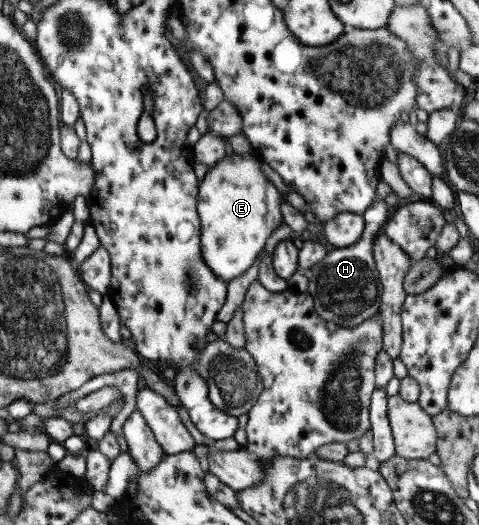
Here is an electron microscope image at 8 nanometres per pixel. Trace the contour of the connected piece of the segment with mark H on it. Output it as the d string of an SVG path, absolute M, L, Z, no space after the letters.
M381 200L373 202L361 215L364 226L359 239L347 247L334 248L307 269L309 283L306 293L312 297L313 309L321 319L339 327L355 327L378 313L382 286L372 256L372 243L377 229L381 229L392 209Z

